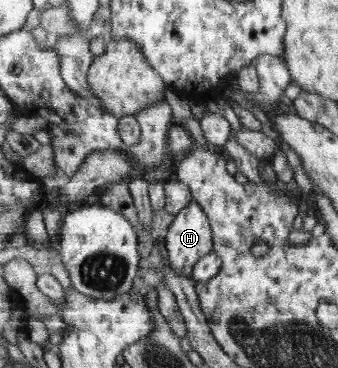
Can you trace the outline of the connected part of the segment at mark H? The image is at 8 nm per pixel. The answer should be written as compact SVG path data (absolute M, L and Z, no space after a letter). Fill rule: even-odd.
M193 198L188 205L169 225L165 241L171 266L192 278L198 260L214 250L214 234L201 204Z

